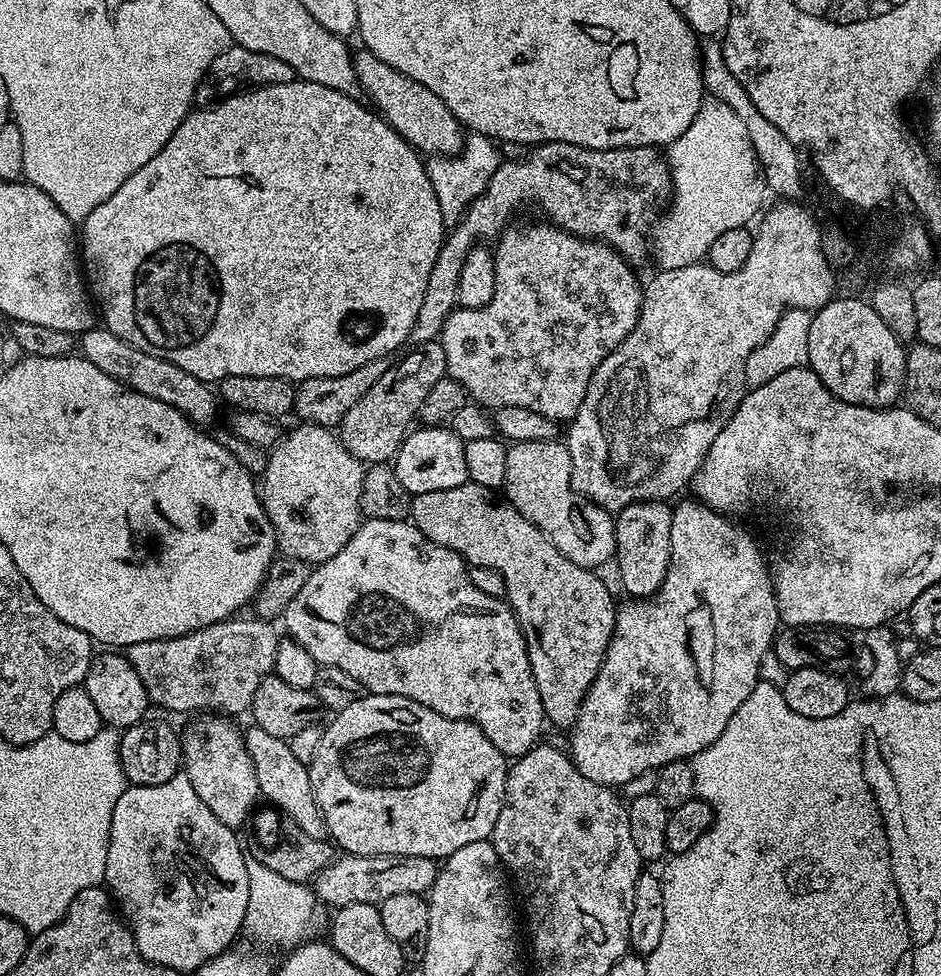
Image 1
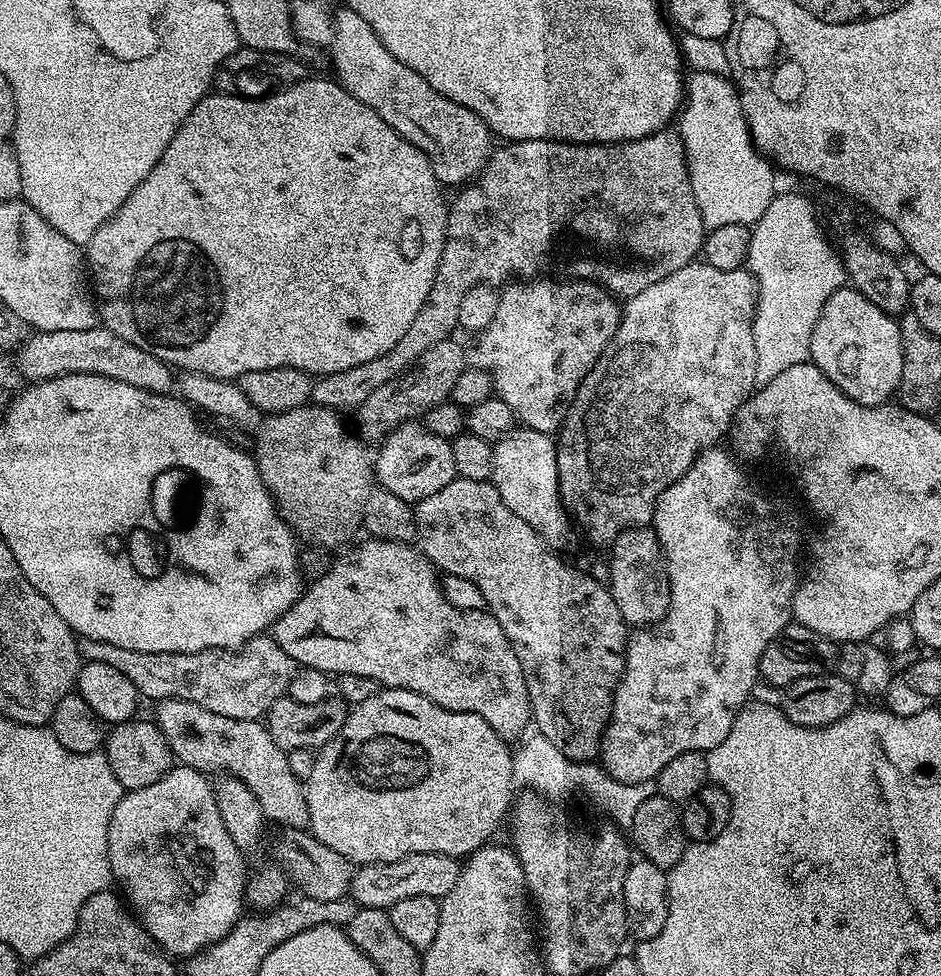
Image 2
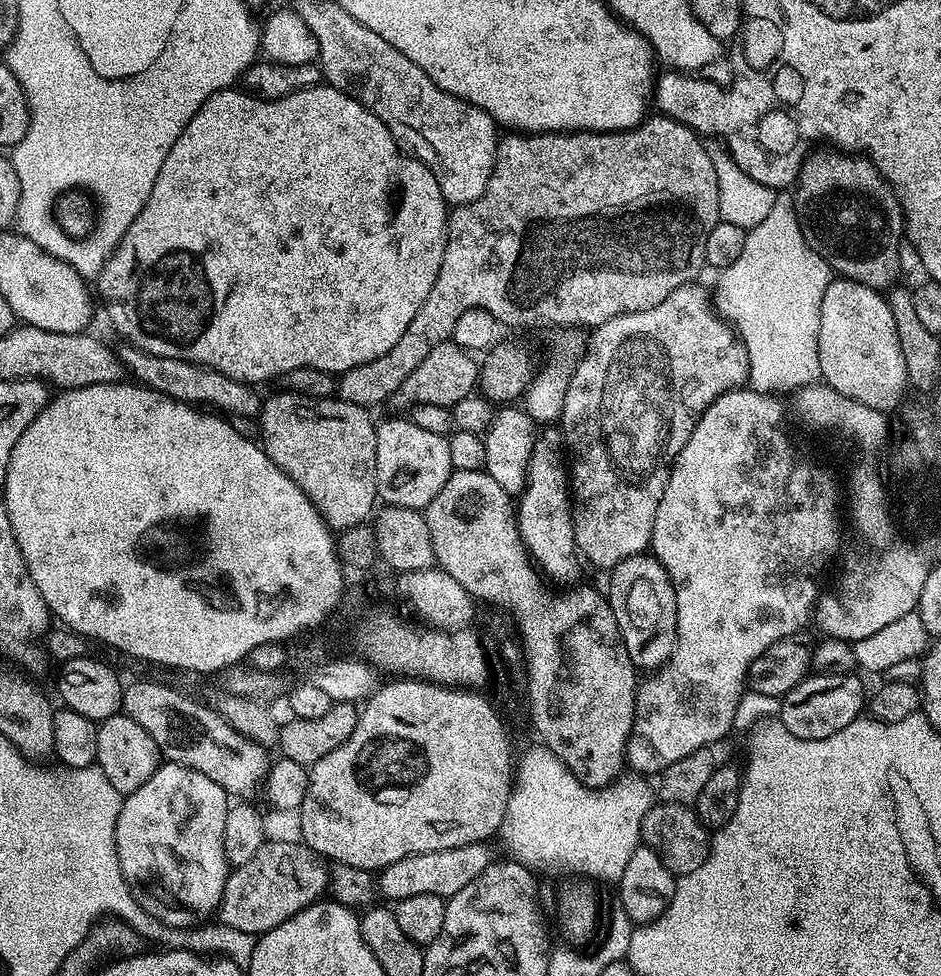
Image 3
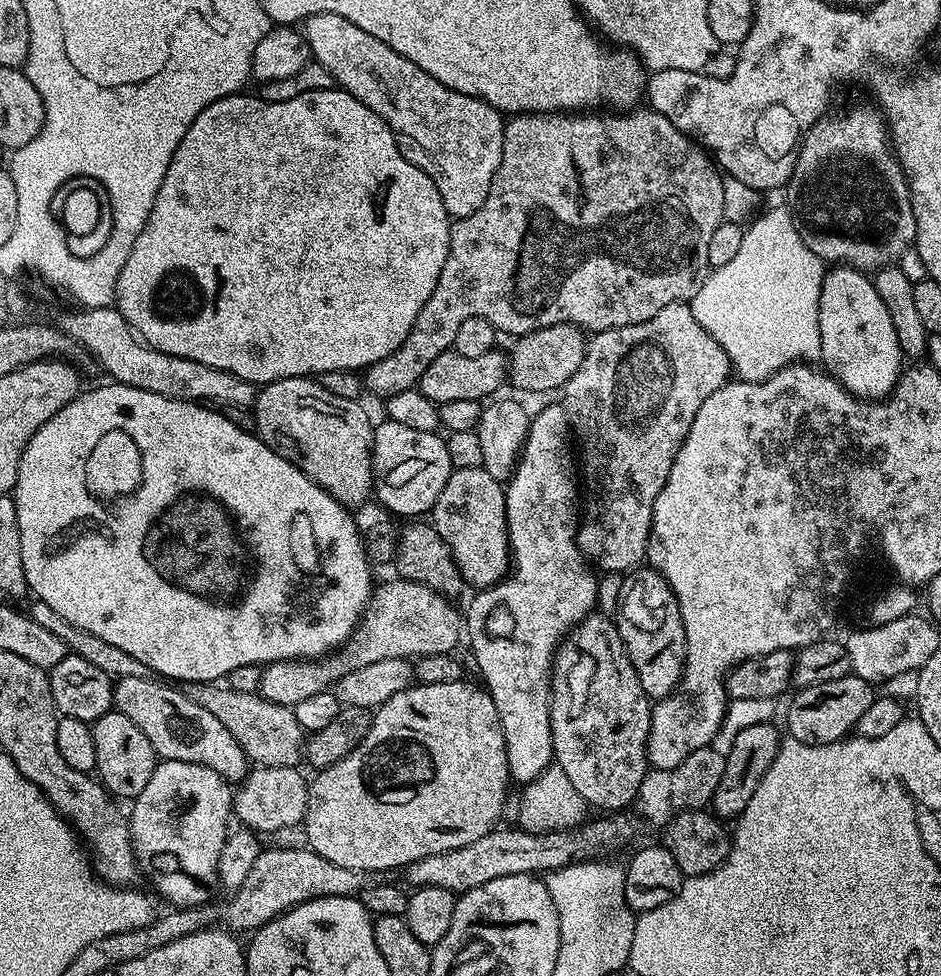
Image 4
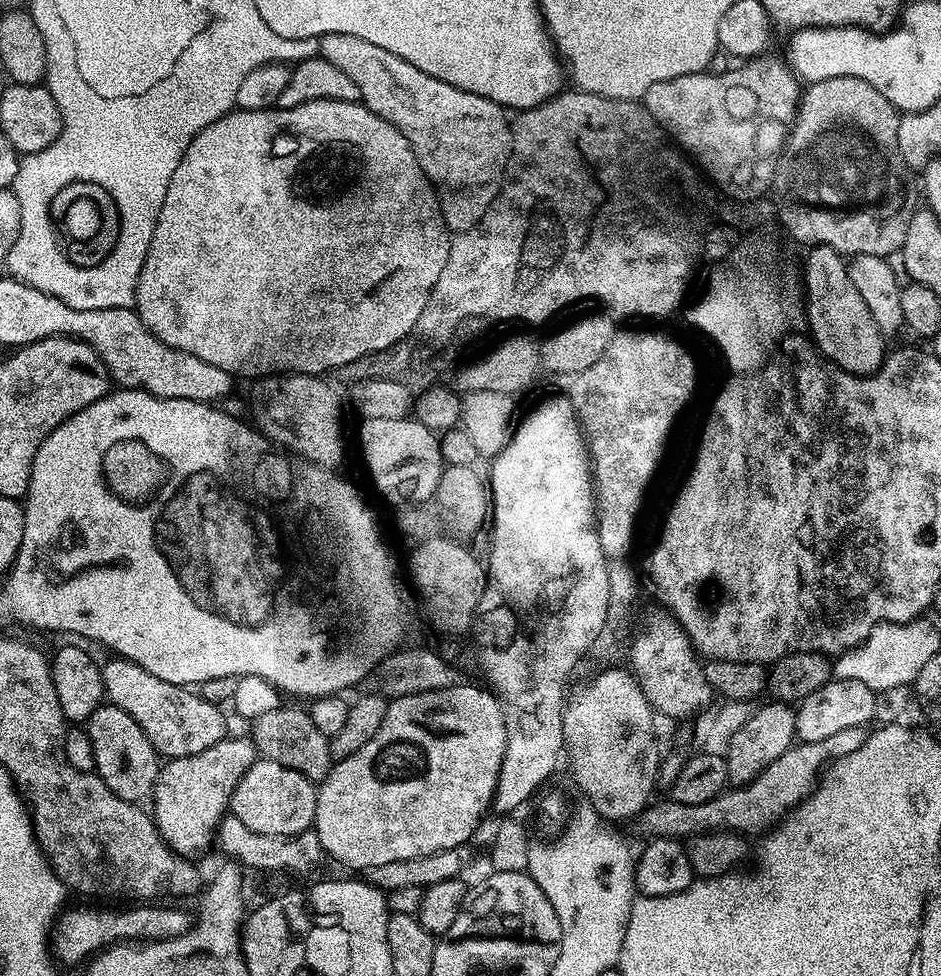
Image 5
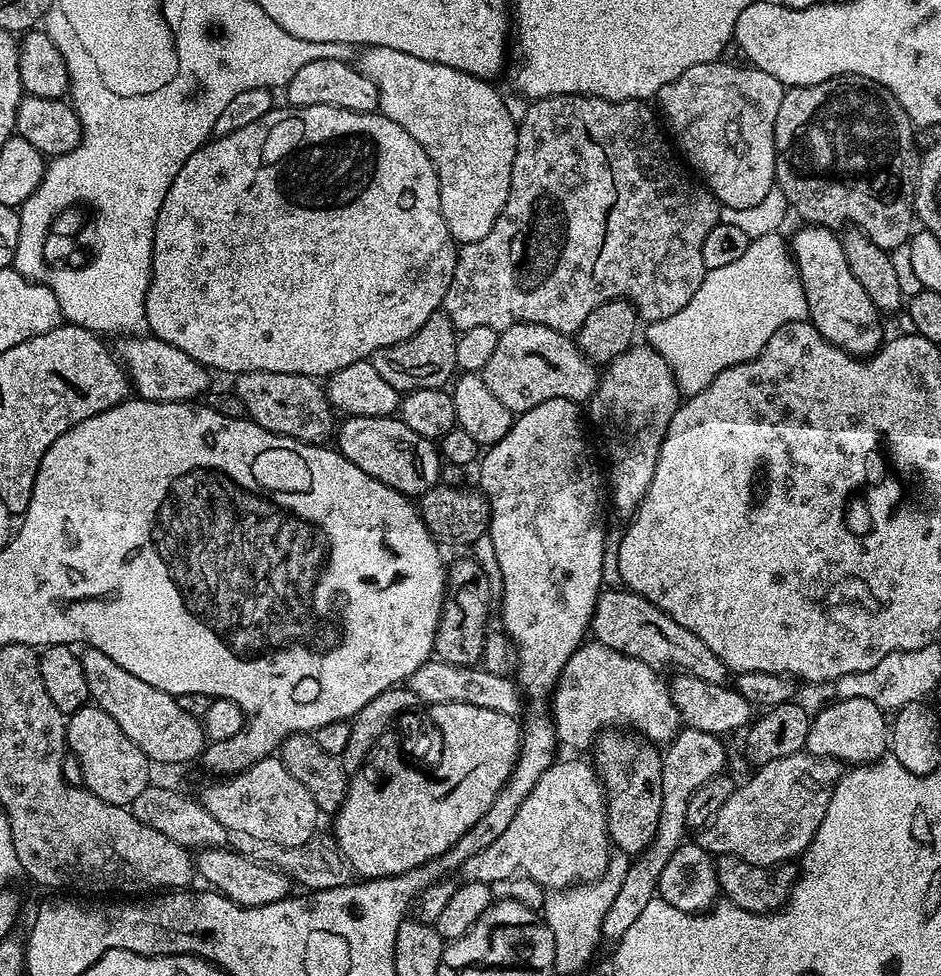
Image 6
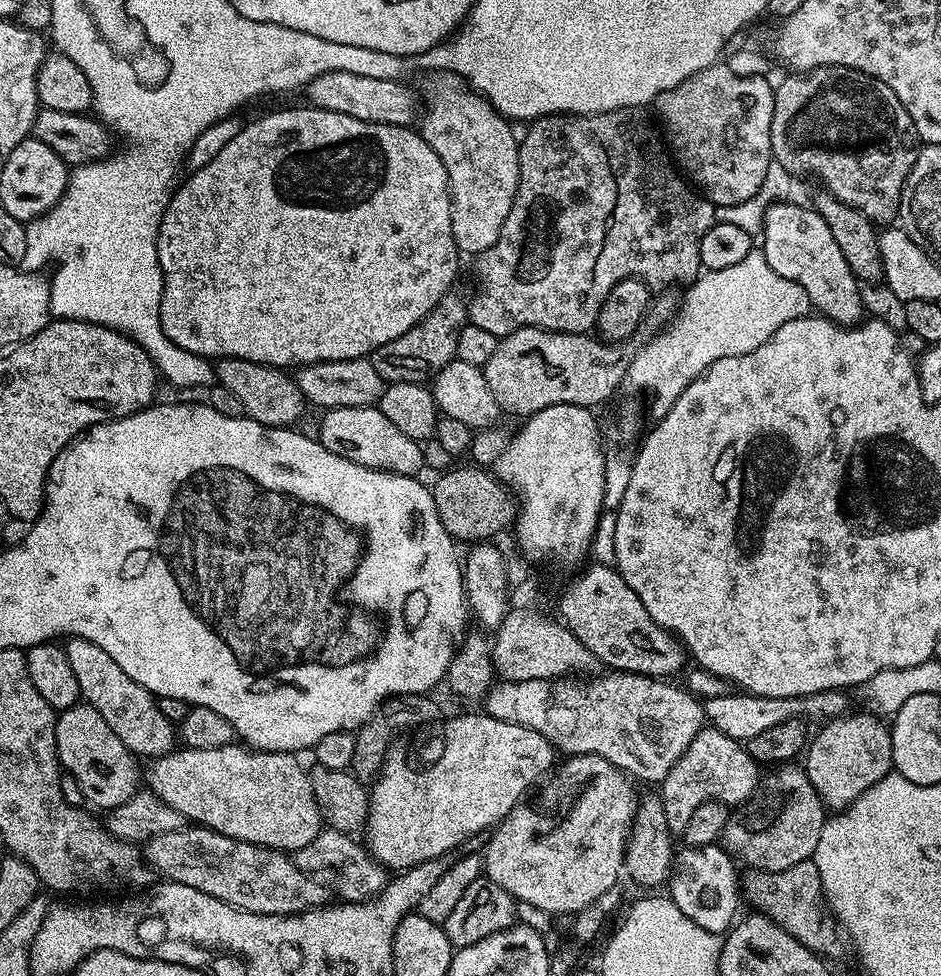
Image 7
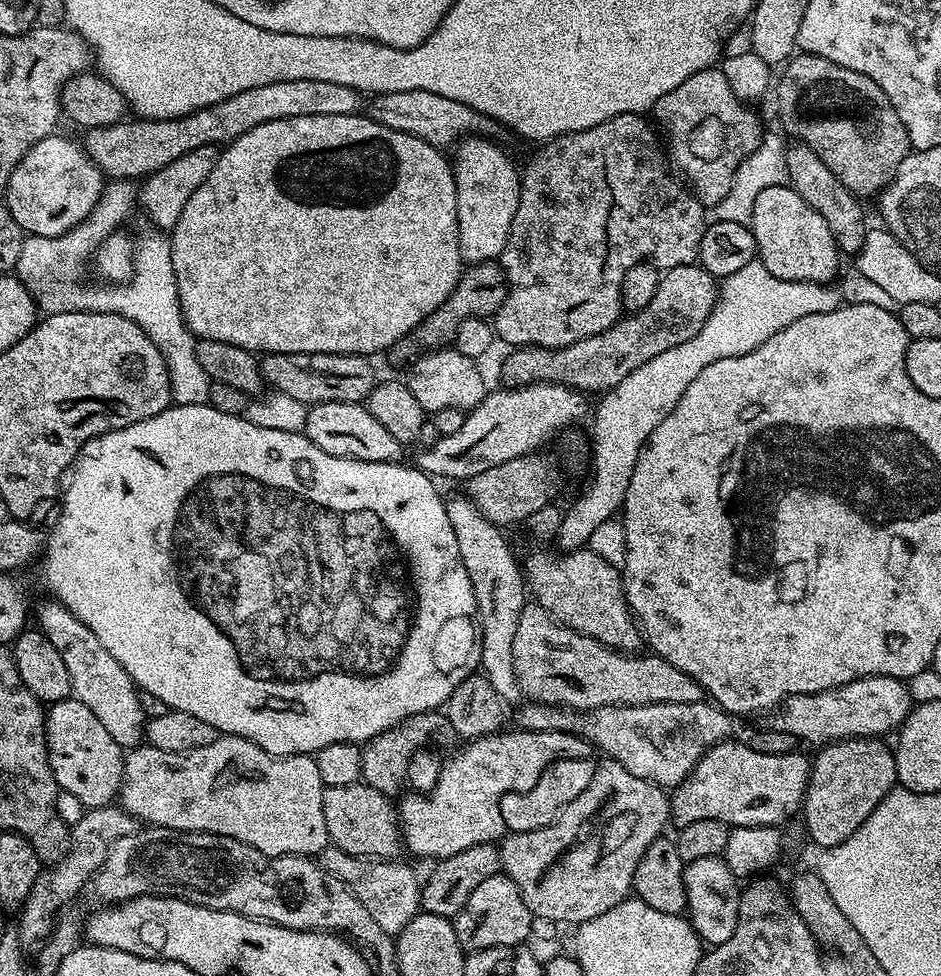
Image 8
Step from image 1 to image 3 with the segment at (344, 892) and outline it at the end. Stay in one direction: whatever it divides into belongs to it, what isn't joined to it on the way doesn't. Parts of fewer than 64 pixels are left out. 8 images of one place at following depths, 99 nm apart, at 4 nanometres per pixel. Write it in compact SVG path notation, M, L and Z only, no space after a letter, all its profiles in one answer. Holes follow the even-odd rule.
M482 843L410 854L390 866L379 869L379 895L384 895L388 902L395 902L402 898L411 898L413 894L438 894L445 898L458 894L458 890L470 886L470 882L474 882L474 878L478 878L478 874L482 874L482 870L486 870L486 866L493 863L494 856L488 853L488 847L487 843Z

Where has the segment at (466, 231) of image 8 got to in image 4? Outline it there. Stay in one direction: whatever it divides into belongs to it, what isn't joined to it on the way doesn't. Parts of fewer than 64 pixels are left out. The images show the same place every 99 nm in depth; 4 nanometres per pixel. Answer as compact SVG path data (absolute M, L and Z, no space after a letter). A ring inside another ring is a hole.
M323 12L314 14L303 21L302 31L308 41L308 50L315 63L326 66L330 70L333 81L343 91L349 92L362 106L374 110L386 126L396 135L400 153L414 166L418 166L438 186L438 194L442 194L442 202L446 206L449 217L459 218L474 214L486 202L490 194L490 186L494 174L502 158L504 145L505 117L497 108L492 108L485 100L477 96L458 94L458 90L450 90L438 82L426 70L422 70L410 58L402 58L398 50L386 46L374 34L366 34L362 26L354 26L346 18L338 14Z

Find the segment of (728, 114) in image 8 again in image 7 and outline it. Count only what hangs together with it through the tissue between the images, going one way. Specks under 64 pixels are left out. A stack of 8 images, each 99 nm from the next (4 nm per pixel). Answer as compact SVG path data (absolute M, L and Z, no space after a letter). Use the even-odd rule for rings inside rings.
M704 70L704 76L694 74L686 78L686 82L678 87L658 94L654 101L654 109L668 127L666 144L675 163L716 207L738 206L754 198L766 177L767 167L773 162L770 122L774 118L774 88L766 81L764 76L739 76L724 72L724 84L708 84L708 72Z

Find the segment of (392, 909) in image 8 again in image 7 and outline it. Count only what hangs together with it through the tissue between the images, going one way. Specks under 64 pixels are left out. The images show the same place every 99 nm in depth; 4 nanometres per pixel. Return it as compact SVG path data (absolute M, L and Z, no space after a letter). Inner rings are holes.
M327 826L321 827L314 842L306 842L306 846L298 849L294 853L294 859L298 870L302 870L308 876L323 878L325 881L332 880L331 891L335 895L337 892L340 895L337 897L344 902L359 902L379 896L390 879L389 869L378 863L361 841L359 844L349 833L339 832Z

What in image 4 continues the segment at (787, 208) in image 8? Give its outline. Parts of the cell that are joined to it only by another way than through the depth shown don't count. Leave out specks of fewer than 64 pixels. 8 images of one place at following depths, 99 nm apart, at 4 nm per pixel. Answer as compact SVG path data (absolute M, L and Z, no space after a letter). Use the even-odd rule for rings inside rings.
M836 266L825 271L818 310L821 327L821 356L823 367L846 391L862 400L883 400L892 395L897 380L902 375L902 353L898 346L898 334L894 334L894 322L890 322L890 310L882 306L875 283L865 273L847 266Z

